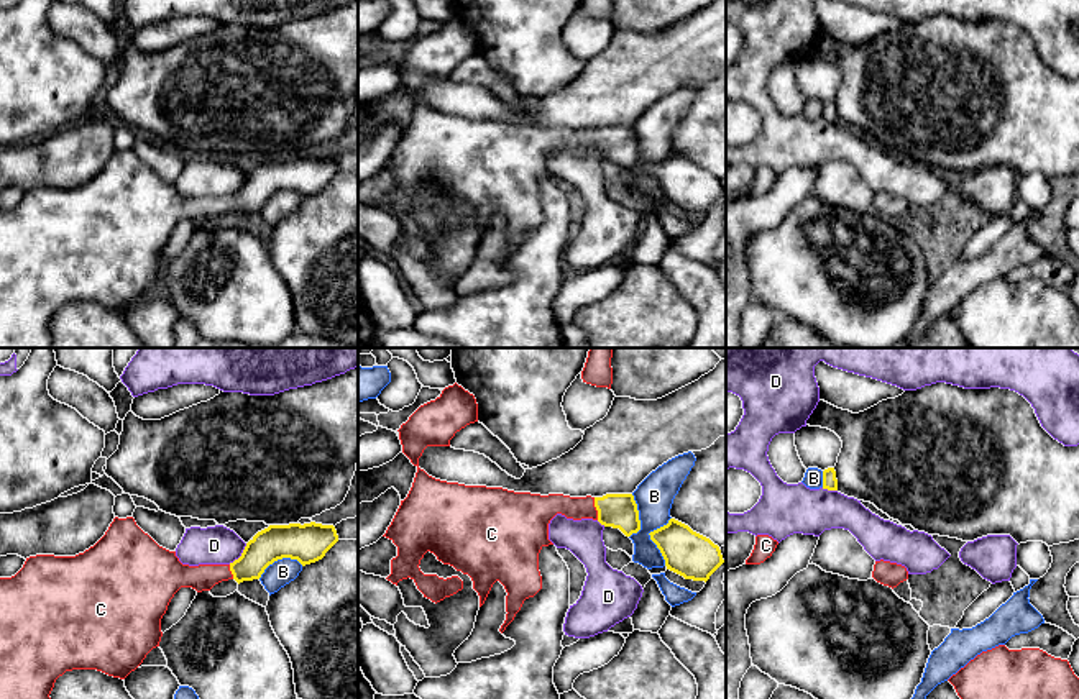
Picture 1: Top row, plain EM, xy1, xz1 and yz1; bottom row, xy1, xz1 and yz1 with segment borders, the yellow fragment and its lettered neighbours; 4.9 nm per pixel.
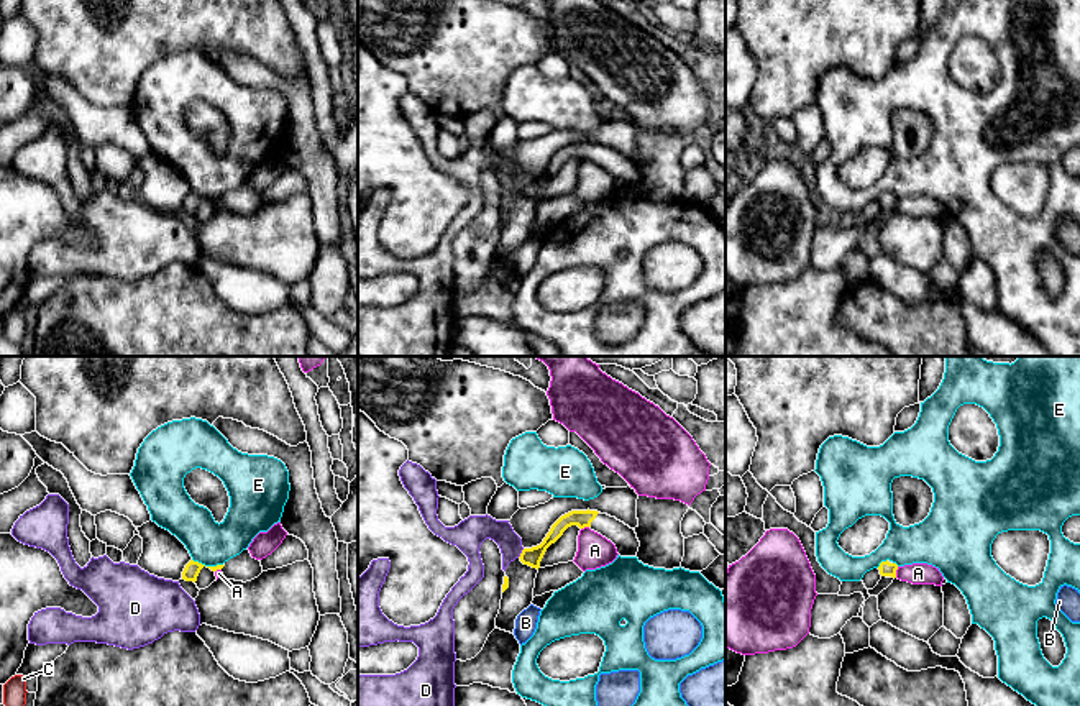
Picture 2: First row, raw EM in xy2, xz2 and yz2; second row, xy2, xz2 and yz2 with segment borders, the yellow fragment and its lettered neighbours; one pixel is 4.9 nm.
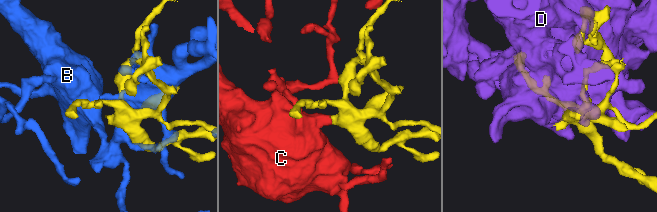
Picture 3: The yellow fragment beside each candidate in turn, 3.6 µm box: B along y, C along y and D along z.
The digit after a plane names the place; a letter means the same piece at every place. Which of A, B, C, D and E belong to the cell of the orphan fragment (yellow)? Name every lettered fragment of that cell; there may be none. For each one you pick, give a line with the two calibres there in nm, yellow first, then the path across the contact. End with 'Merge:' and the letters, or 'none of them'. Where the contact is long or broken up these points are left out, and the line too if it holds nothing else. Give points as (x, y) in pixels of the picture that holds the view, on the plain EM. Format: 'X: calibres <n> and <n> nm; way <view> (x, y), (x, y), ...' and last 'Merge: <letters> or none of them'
C: calibres 180 and 120 nm
Merge: C

